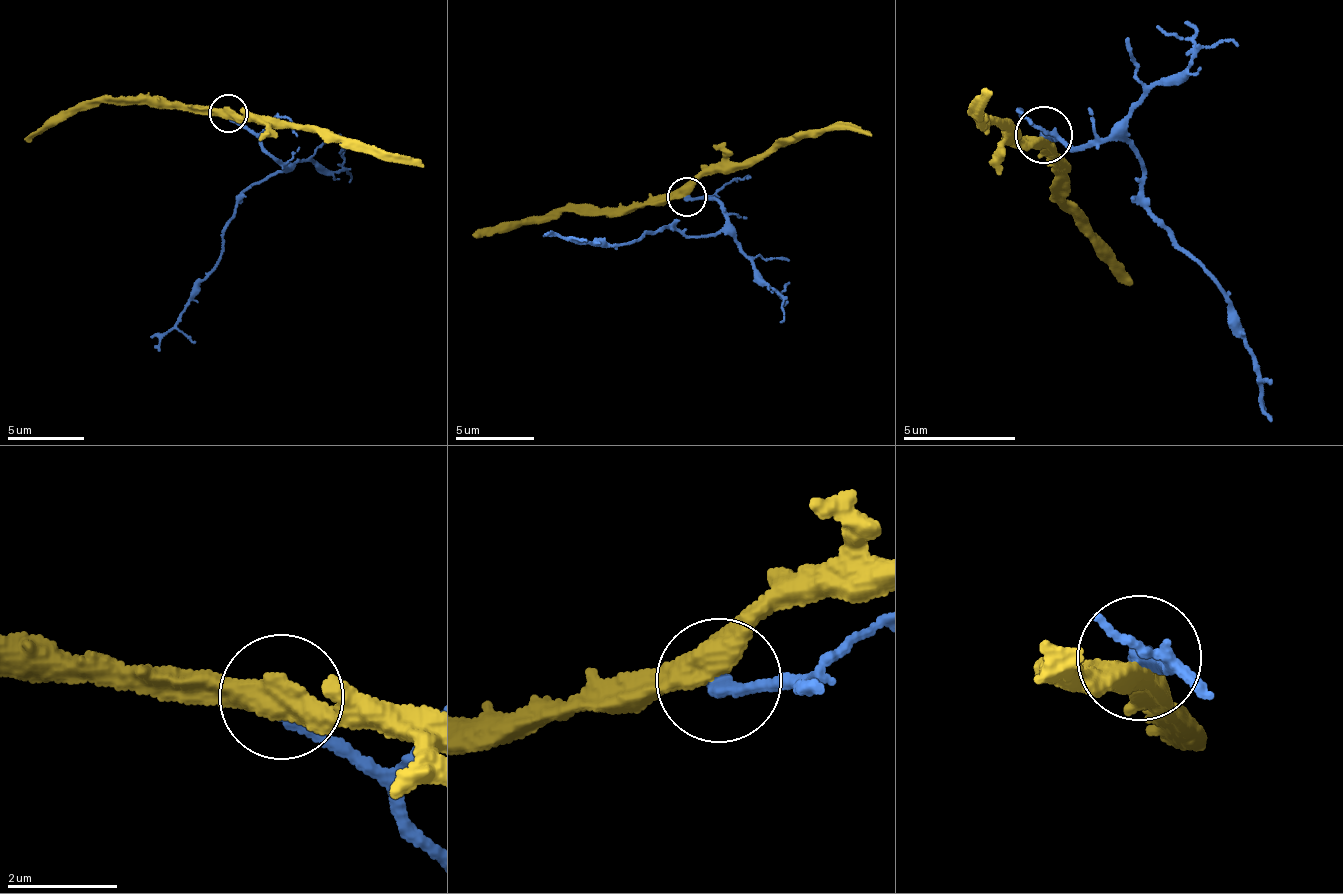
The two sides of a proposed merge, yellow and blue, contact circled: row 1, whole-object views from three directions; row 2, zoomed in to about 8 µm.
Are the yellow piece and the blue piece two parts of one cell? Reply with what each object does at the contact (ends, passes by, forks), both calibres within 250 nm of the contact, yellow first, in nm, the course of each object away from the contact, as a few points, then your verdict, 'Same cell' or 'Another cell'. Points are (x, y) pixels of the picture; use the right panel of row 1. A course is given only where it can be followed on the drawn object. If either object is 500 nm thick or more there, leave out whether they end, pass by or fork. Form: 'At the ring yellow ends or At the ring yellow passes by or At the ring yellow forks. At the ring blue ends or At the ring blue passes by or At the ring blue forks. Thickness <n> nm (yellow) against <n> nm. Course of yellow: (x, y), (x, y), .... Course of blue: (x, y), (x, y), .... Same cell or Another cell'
At the ring yellow passes by. At the ring blue ends. Thickness 480 nm (yellow) against 320 nm. Course of yellow: (1042, 139), (1021, 144), (1005, 116), (973, 109), (990, 92). Course of blue: (1042, 134), (1080, 146), (1112, 140), (1143, 165), (1142, 196), (1219, 285), (1230, 328), (1257, 361), (1270, 424). Another cell

